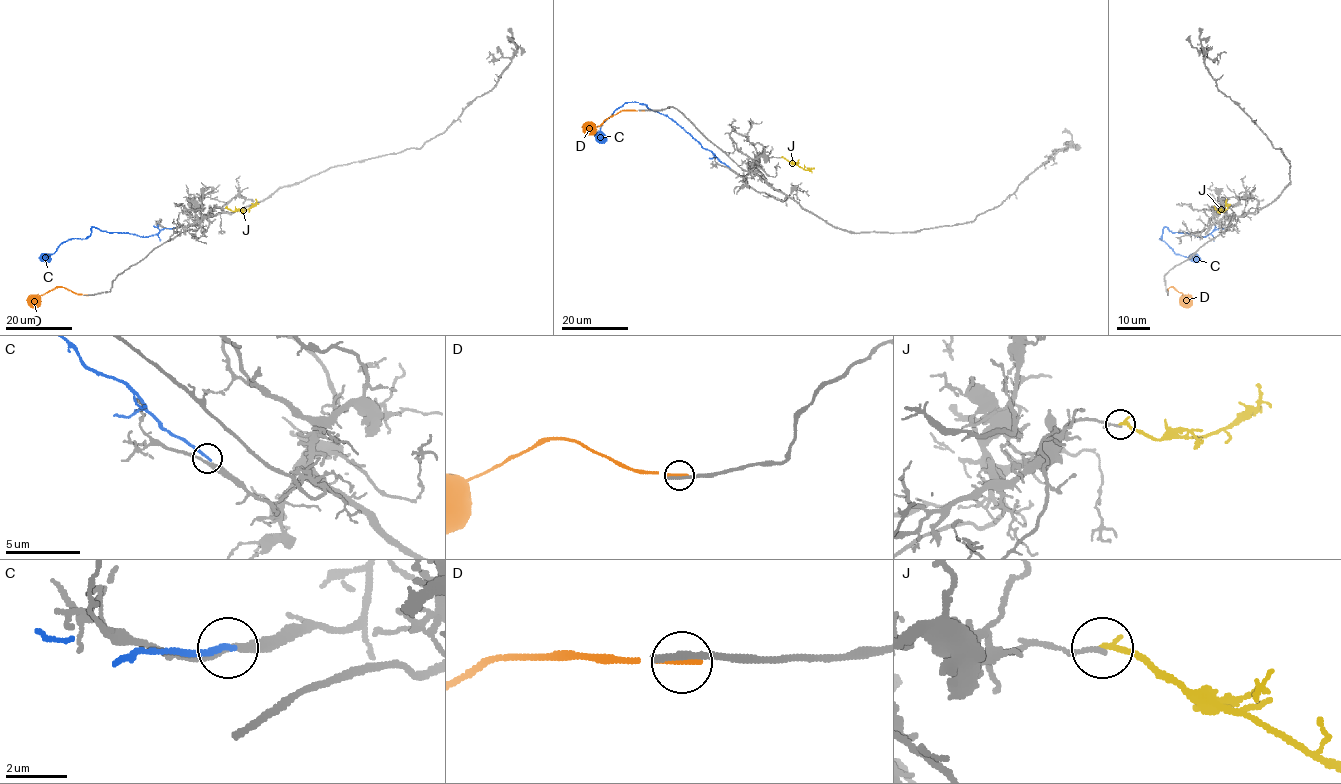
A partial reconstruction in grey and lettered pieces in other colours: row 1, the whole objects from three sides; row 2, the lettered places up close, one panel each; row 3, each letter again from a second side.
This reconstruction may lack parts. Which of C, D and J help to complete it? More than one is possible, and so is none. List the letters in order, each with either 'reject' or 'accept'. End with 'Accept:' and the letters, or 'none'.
C: reject
D: reject
J: reject
Accept: none

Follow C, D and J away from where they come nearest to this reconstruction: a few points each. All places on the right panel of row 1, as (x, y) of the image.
C: (1225, 228), (1199, 237), (1163, 229), (1160, 238), (1175, 254), (1200, 259)
D: (1168, 294), (1168, 289), (1173, 287), (1184, 295), (1186, 307)
J: (1214, 208), (1219, 211), (1225, 210), (1226, 199)

